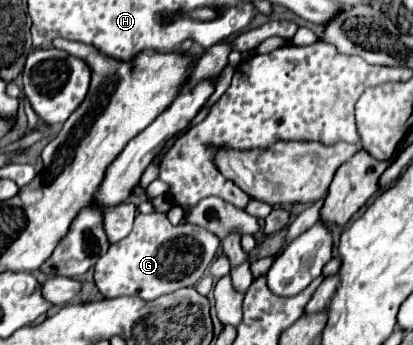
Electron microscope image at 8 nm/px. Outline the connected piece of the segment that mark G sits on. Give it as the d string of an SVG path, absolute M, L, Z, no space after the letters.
M138 213L132 233L126 239L112 243L108 253L94 265L94 281L106 299L122 295L142 295L142 299L152 301L180 287L194 287L214 261L218 247L218 237L204 227L184 223L182 231L182 223L172 225L164 213Z

